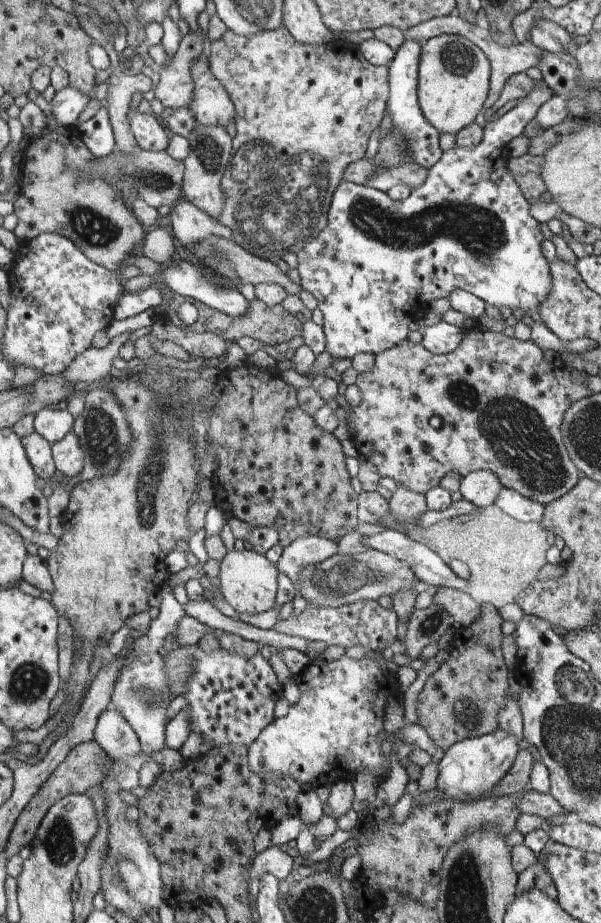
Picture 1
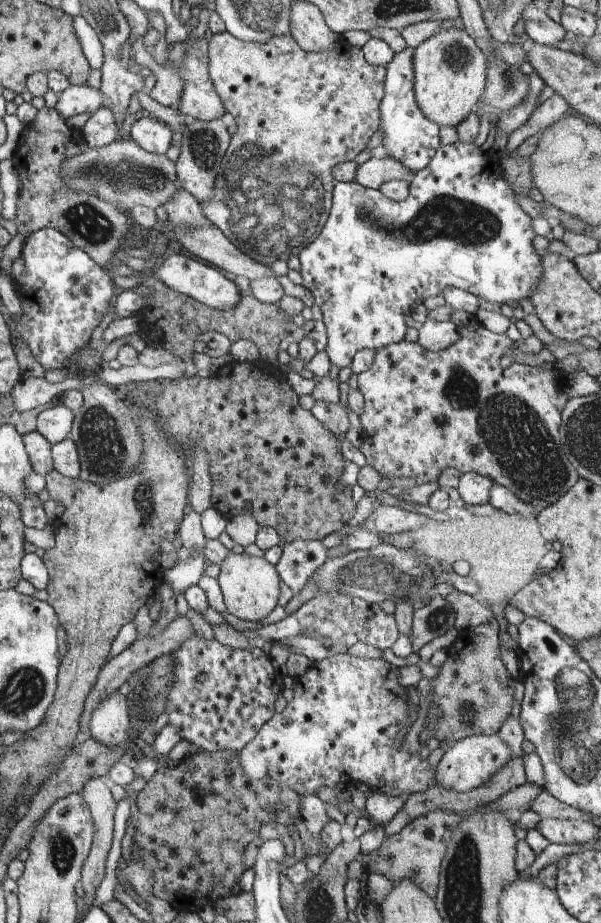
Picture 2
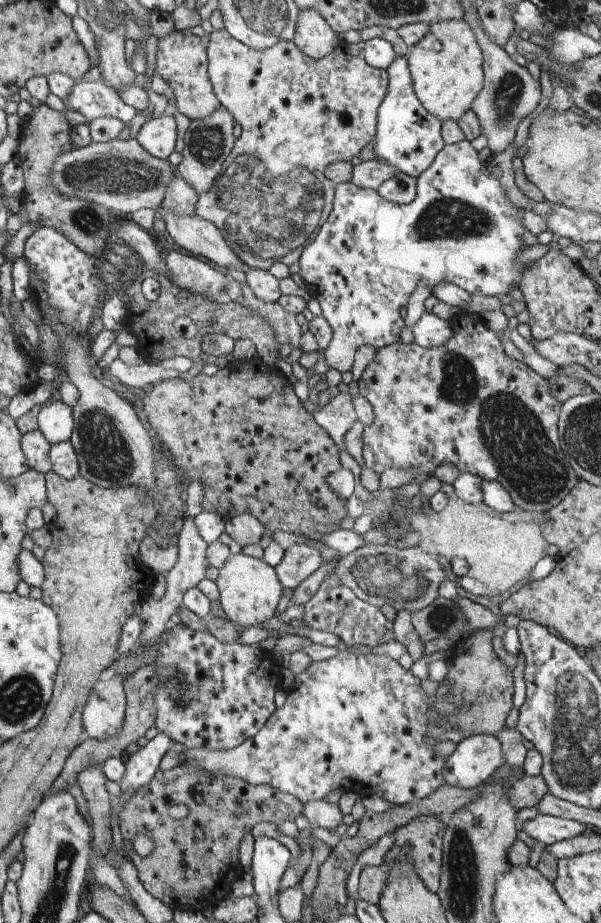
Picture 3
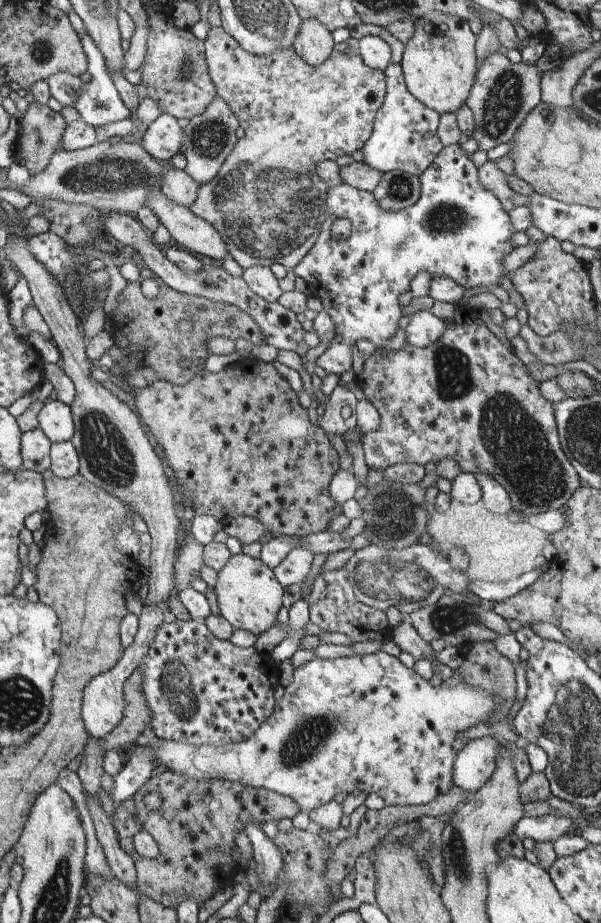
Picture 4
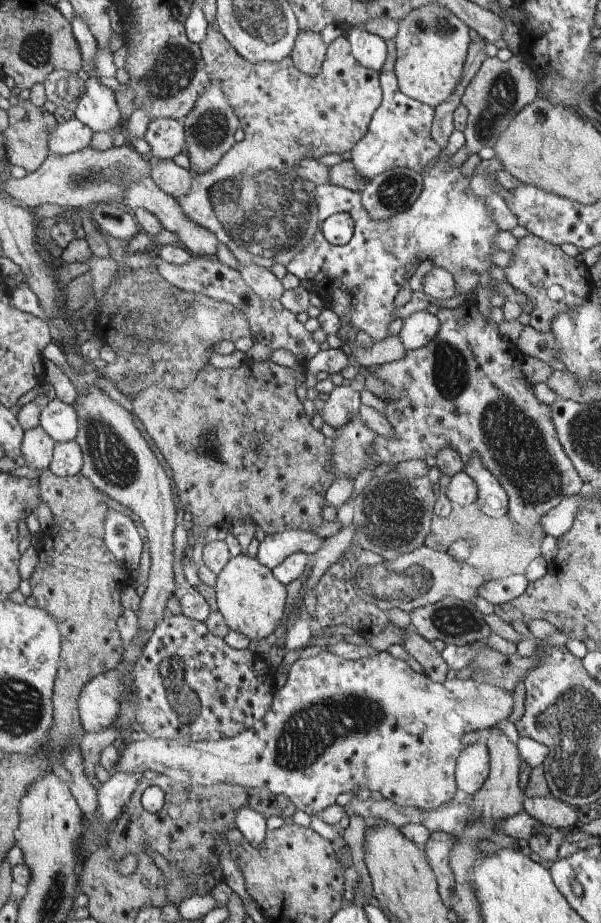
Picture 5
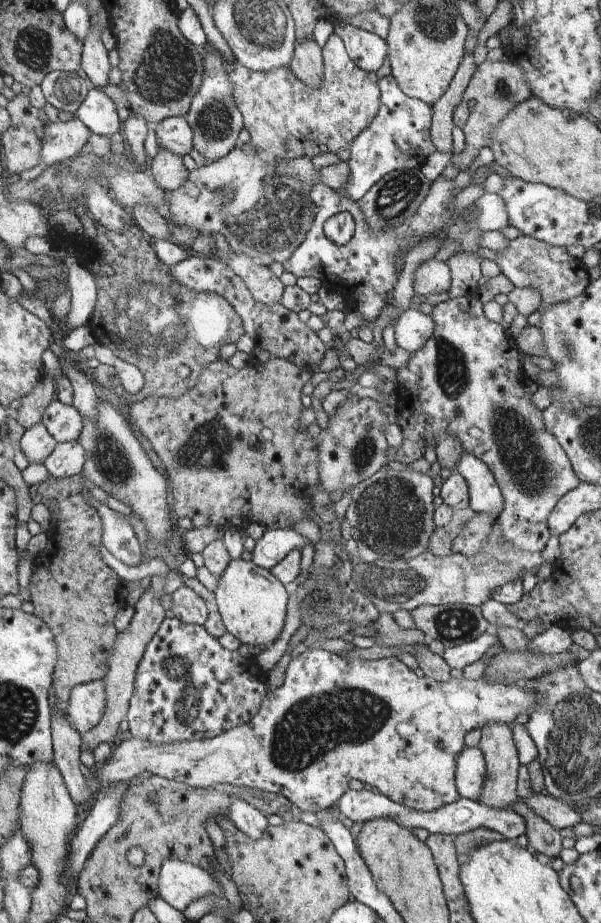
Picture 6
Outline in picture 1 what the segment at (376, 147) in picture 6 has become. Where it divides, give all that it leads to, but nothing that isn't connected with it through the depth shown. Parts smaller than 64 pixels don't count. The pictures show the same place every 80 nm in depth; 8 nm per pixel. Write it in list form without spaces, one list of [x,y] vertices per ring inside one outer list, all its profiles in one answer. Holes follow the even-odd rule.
[[[405,40],[404,44],[395,52],[394,59],[390,62],[391,96],[388,98],[388,114],[391,117],[392,128],[402,132],[412,146],[412,163],[430,169],[442,157],[439,146],[441,134],[432,124],[426,121],[417,100],[417,83],[422,46],[416,40]]]

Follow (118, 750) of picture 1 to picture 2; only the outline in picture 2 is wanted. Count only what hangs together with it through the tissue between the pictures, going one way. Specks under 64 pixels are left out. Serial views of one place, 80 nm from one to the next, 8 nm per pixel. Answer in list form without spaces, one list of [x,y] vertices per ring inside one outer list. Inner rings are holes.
[[[116,690],[108,700],[100,702],[90,716],[91,739],[106,746],[124,746],[131,735],[131,719],[127,696]]]

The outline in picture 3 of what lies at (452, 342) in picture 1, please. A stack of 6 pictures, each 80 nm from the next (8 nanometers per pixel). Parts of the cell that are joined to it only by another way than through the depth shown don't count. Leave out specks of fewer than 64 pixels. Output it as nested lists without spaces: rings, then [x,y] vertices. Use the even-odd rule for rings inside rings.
[[[427,311],[412,326],[414,341],[425,349],[442,346],[452,335],[452,322],[444,321]]]

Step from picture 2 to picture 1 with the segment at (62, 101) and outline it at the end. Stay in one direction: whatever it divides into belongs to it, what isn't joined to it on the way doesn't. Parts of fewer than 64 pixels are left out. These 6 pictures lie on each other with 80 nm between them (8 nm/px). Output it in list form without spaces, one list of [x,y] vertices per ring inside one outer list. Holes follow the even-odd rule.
[[[67,87],[56,91],[56,96],[51,102],[53,116],[62,127],[72,129],[92,99],[86,92],[80,92],[76,88]]]

